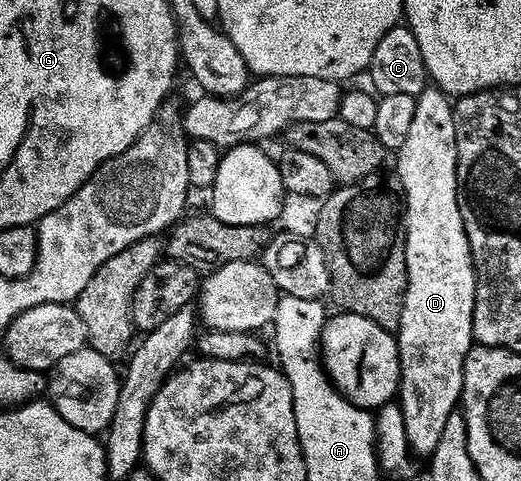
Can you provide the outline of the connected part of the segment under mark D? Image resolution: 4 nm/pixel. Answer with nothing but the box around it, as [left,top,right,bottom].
[396,87,478,459]

